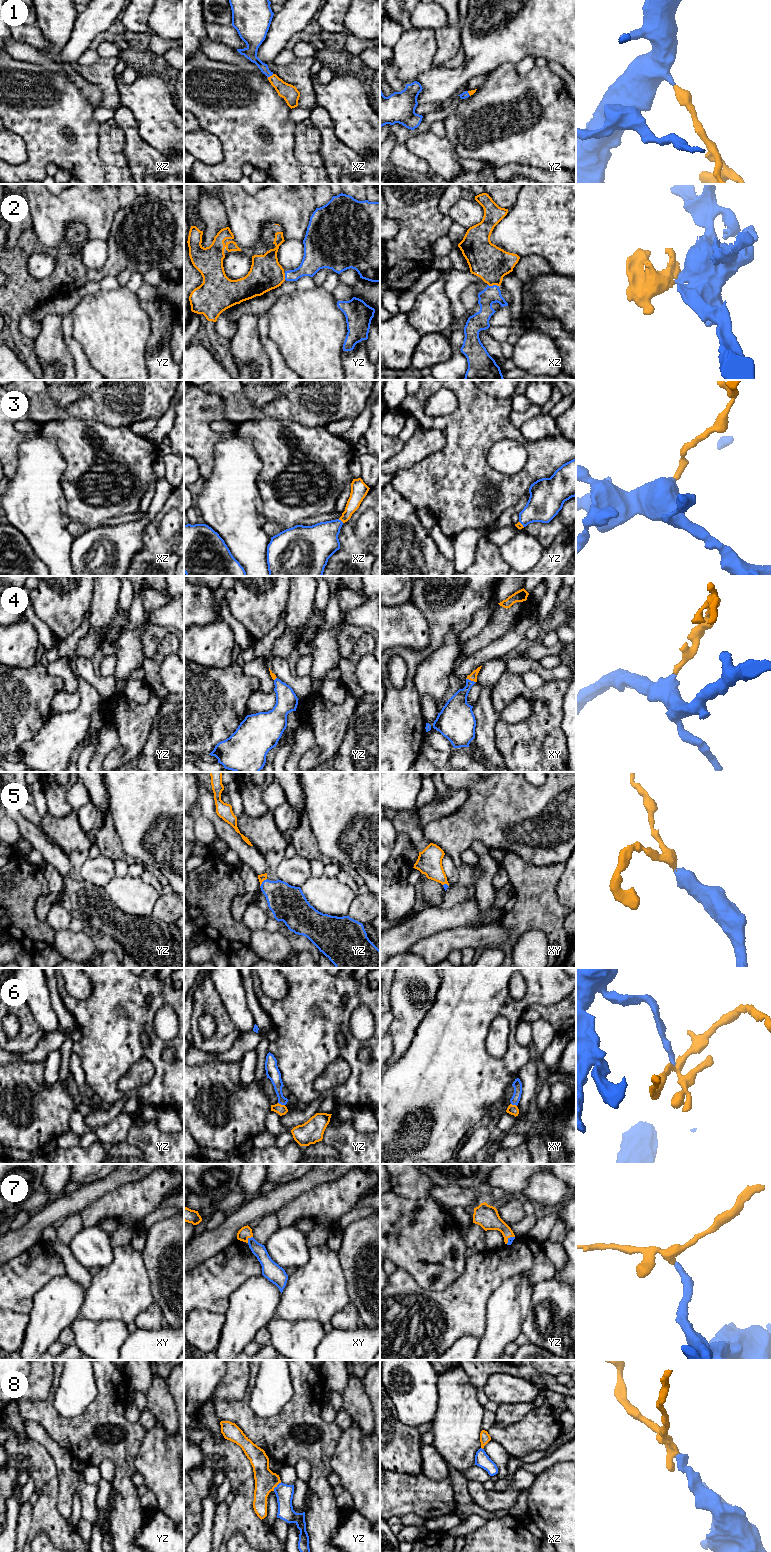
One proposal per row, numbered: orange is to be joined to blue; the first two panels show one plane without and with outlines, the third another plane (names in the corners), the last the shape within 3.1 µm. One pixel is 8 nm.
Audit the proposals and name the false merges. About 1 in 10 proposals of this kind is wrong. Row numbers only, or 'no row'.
6

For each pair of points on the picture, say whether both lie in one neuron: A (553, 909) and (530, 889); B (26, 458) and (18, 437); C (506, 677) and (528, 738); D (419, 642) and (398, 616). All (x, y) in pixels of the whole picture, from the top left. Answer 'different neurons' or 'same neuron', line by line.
A: same neuron
B: different neurons
C: same neuron
D: same neuron

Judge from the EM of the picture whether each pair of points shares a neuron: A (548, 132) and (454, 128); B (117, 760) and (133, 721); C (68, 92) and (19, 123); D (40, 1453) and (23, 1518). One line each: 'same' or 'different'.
A: same
B: same
C: same
D: different

